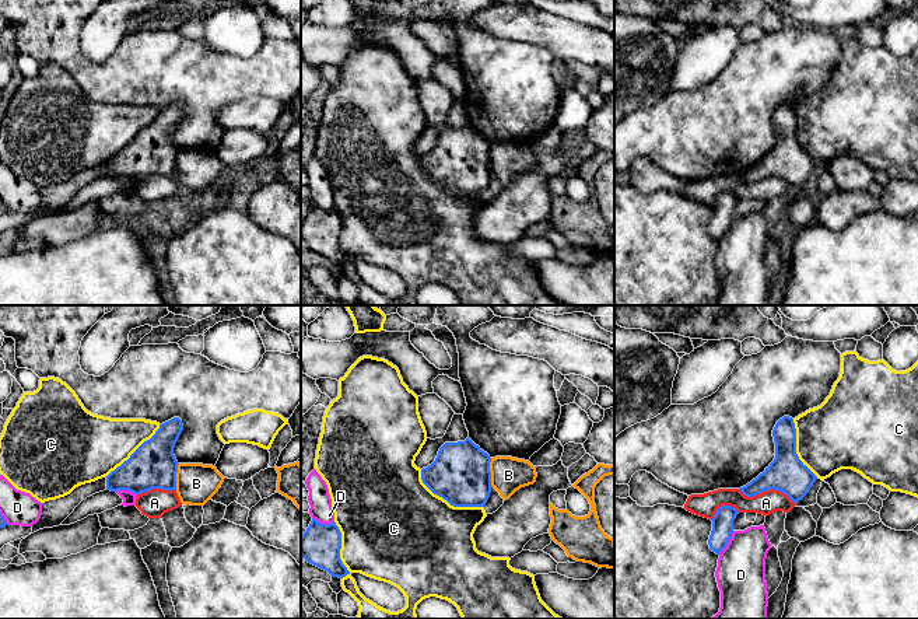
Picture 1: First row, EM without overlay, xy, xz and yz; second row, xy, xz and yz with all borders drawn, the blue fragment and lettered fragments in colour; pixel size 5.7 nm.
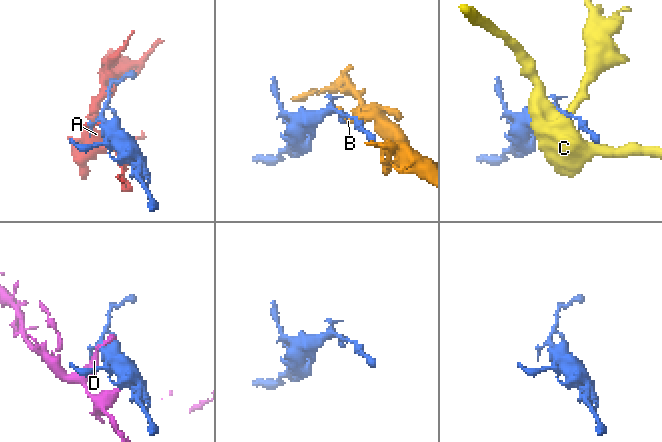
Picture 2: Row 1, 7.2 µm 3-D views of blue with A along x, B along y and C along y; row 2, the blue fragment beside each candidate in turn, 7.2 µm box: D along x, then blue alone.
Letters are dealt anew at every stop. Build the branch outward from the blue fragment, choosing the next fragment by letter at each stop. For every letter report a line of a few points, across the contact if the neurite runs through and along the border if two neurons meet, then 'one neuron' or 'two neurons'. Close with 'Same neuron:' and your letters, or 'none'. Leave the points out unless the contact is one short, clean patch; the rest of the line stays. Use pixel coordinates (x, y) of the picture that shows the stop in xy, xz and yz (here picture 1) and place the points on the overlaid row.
A: two neurons
B: line xz (490, 458), (490, 483), (493, 486); two neurons
C: two neurons
D: two neurons
Same neuron: none

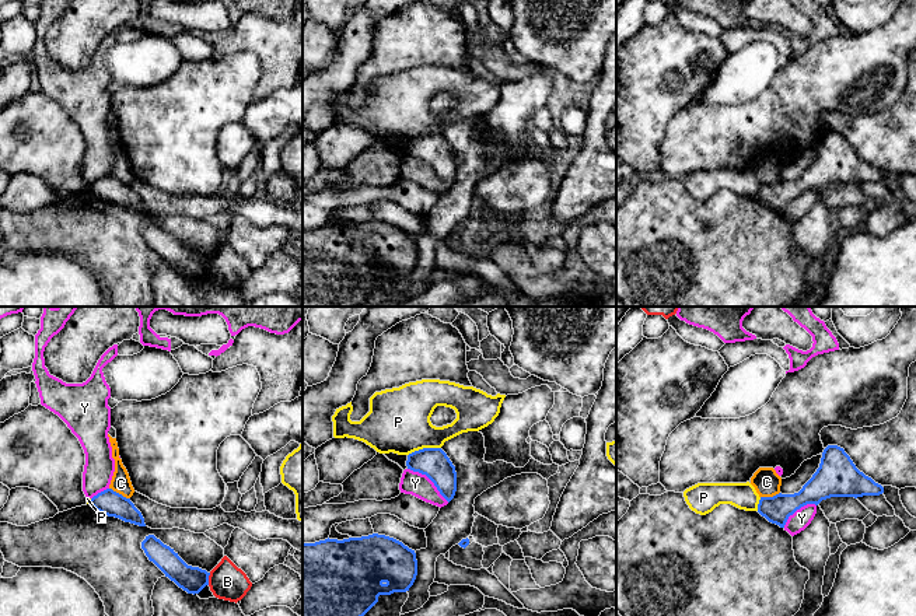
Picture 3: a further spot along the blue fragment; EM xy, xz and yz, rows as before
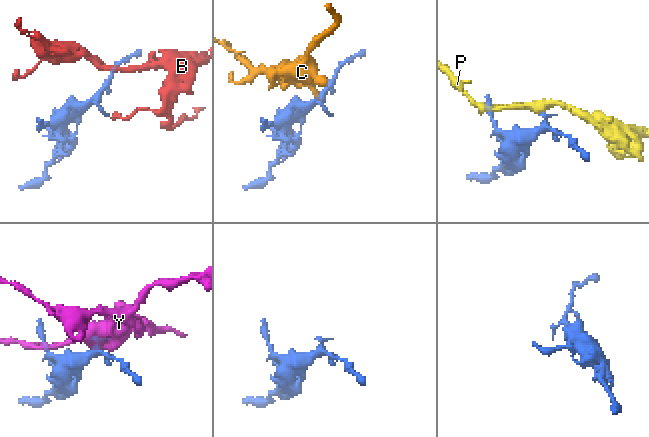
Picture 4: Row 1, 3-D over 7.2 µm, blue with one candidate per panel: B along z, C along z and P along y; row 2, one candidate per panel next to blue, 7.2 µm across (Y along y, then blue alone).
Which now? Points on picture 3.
B: line xy (210, 573), (207, 584); two neurons
C: line xy (109, 487), (129, 499); two neurons
P: line xz (440, 447), (423, 447), (408, 455); two neurons
Y: line xz (408, 468), (423, 473), (448, 501); two neurons
Same neuron: none

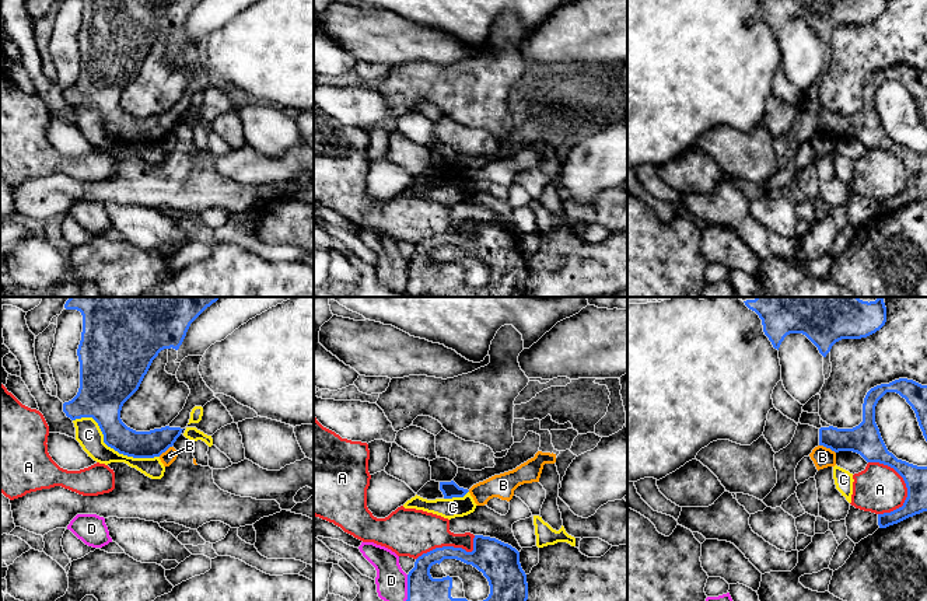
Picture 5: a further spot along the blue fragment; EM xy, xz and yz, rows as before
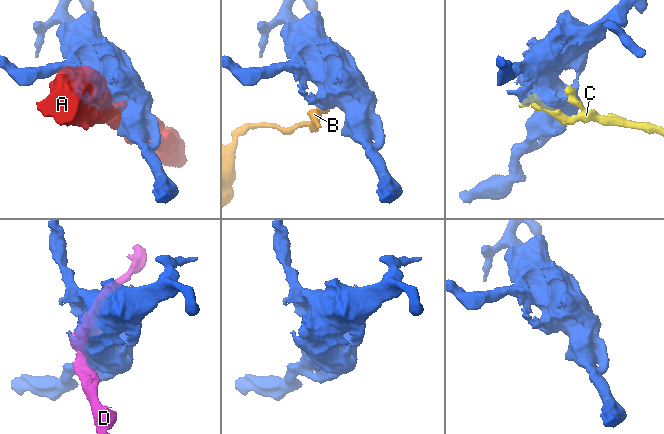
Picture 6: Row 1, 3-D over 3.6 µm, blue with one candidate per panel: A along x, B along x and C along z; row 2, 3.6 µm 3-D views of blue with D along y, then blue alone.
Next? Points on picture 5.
A: two neurons
B: line yz (819, 444), (835, 453); two neurons
C: two neurons
D: two neurons
Same neuron: none

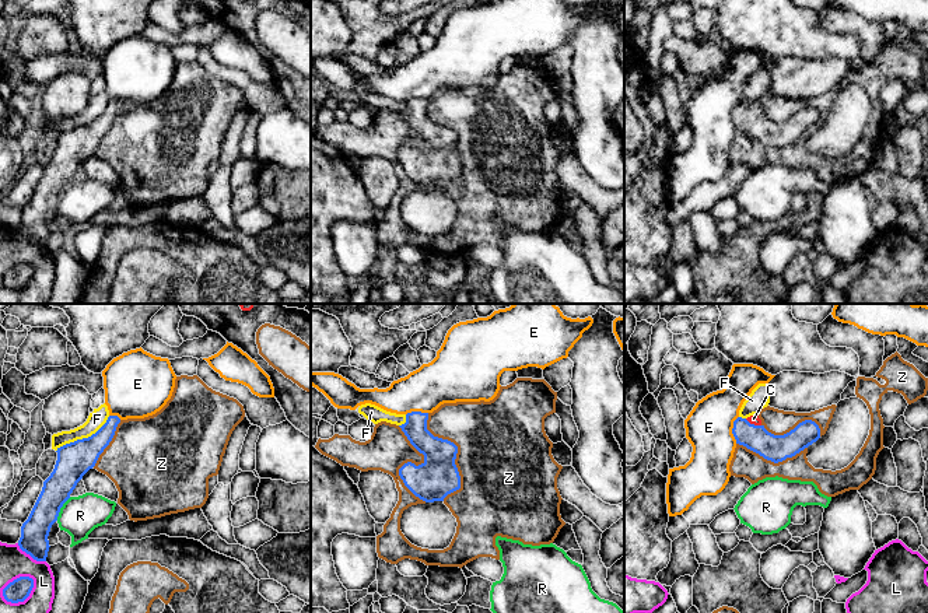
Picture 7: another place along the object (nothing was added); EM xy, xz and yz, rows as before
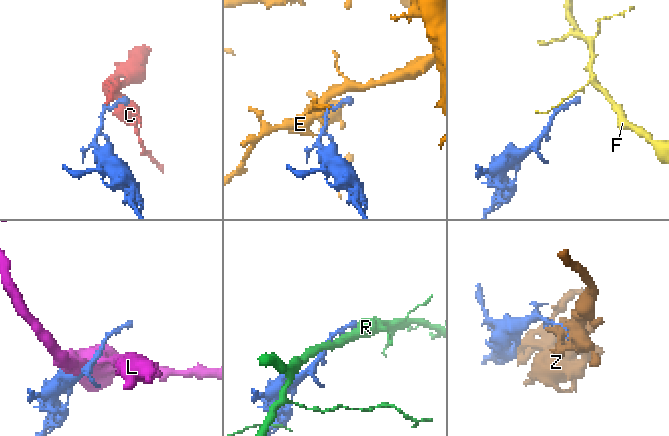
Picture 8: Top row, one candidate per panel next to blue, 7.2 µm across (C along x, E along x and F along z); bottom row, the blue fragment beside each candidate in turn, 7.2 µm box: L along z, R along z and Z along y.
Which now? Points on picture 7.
C: line yz (776, 448), (753, 424), (753, 419); one neuron
E: line yz (738, 416), (732, 428), (735, 442); two neurons
F: line xy (109, 416), (90, 435), (66, 442), (56, 451); two neurons
L: two neurons
R: two neurons
Z: two neurons
Same neuron: C

